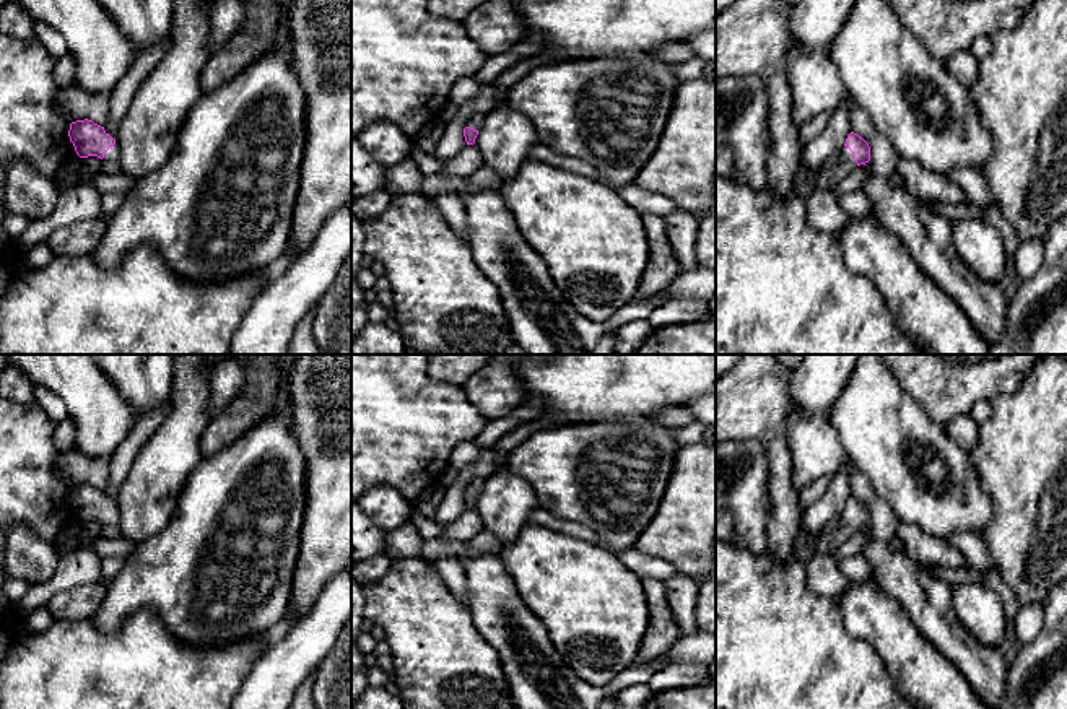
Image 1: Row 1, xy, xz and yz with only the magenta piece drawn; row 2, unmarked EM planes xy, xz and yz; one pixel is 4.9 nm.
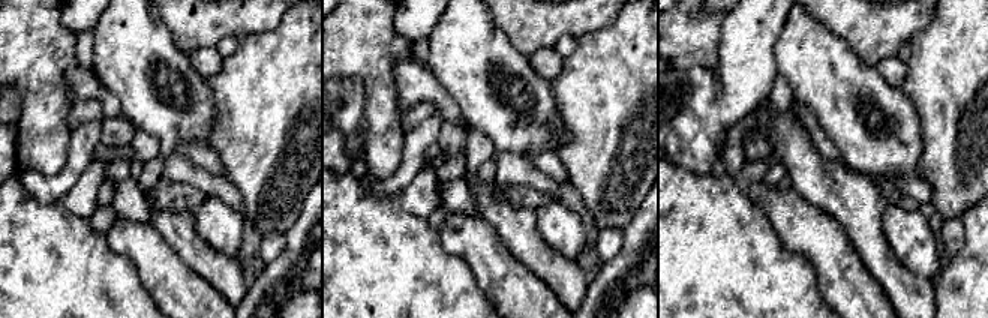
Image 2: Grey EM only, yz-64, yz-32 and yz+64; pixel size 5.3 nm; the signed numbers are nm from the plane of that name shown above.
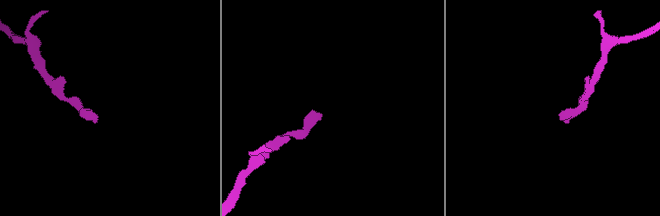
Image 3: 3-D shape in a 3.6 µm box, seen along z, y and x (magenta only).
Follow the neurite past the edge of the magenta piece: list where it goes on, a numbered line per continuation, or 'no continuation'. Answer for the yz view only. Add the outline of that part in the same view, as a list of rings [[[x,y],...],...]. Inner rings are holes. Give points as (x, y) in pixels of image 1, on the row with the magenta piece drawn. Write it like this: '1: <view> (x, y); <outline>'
1: yz (831, 176); [[[844,146],[841,151],[839,163],[831,169],[823,169],[817,177],[818,185],[836,185],[841,179],[844,179],[851,171],[857,167],[857,163],[852,159],[852,151]]]

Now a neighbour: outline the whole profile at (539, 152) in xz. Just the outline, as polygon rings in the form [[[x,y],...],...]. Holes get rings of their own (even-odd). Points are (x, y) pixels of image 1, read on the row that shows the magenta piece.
[[[537,143],[530,151],[529,151],[529,158],[532,159],[540,159],[545,161],[551,166],[558,166],[561,169],[568,169],[571,172],[577,172],[581,176],[587,176],[590,179],[595,179],[602,184],[610,185],[608,179],[603,177],[594,166],[590,166],[589,163],[584,163],[581,159],[576,158],[569,158],[569,156],[563,156],[558,154],[556,151],[553,151],[550,146],[545,146],[542,143]]]

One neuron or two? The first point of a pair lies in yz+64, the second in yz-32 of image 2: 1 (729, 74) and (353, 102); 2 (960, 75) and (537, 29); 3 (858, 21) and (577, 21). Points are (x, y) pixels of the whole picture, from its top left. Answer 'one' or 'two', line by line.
1: one
2: two
3: one

